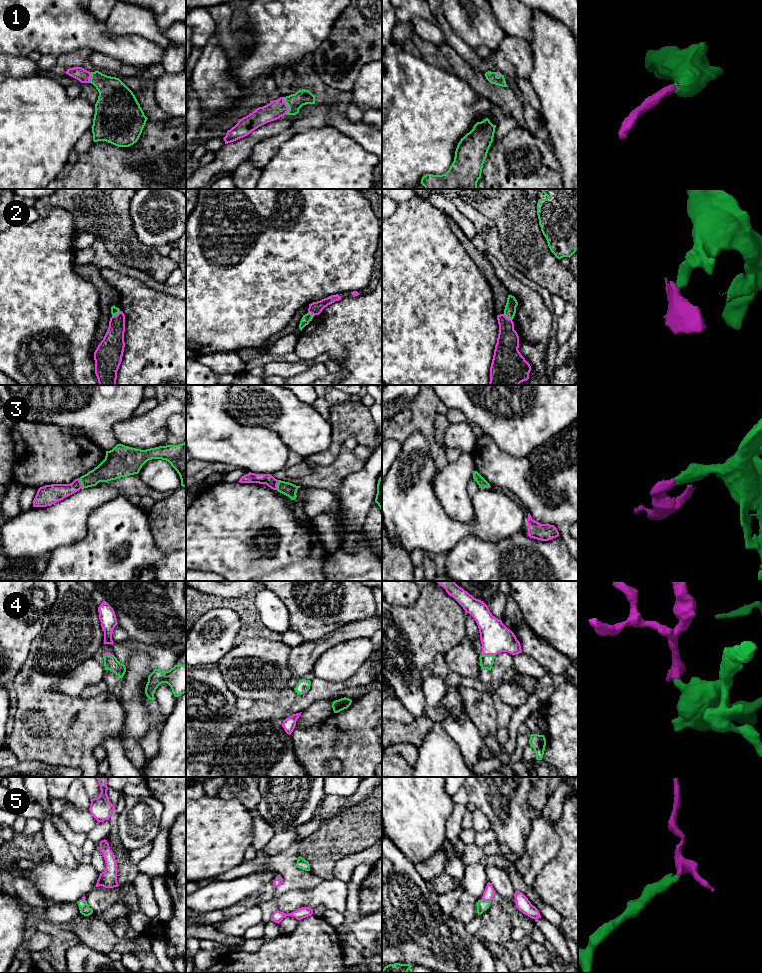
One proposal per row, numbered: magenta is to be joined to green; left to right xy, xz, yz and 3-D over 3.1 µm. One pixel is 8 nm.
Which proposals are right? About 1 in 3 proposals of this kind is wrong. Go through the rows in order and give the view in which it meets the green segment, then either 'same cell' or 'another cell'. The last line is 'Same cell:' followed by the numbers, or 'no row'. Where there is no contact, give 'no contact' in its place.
1: meets green in xz; same cell
2: meets green in xy; another cell
3: meets green in xy; same cell
4: meets green in yz; same cell
5: meets green in yz; same cell
Same cell: 1, 3, 4, 5

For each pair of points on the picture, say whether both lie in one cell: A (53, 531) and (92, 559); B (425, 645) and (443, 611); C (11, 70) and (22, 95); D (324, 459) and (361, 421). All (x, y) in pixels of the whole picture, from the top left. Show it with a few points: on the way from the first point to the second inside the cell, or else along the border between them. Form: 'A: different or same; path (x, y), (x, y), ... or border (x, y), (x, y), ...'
A: different; border (88, 529), (82, 539), (58, 546), (49, 554)
B: same; path (425, 637), (425, 632), (436, 619)
C: different; border (37, 73), (31, 76), (10, 78)
D: same; path (334, 449), (338, 440), (351, 427)

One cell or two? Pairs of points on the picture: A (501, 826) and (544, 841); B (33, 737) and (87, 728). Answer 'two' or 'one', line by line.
A: two
B: one

